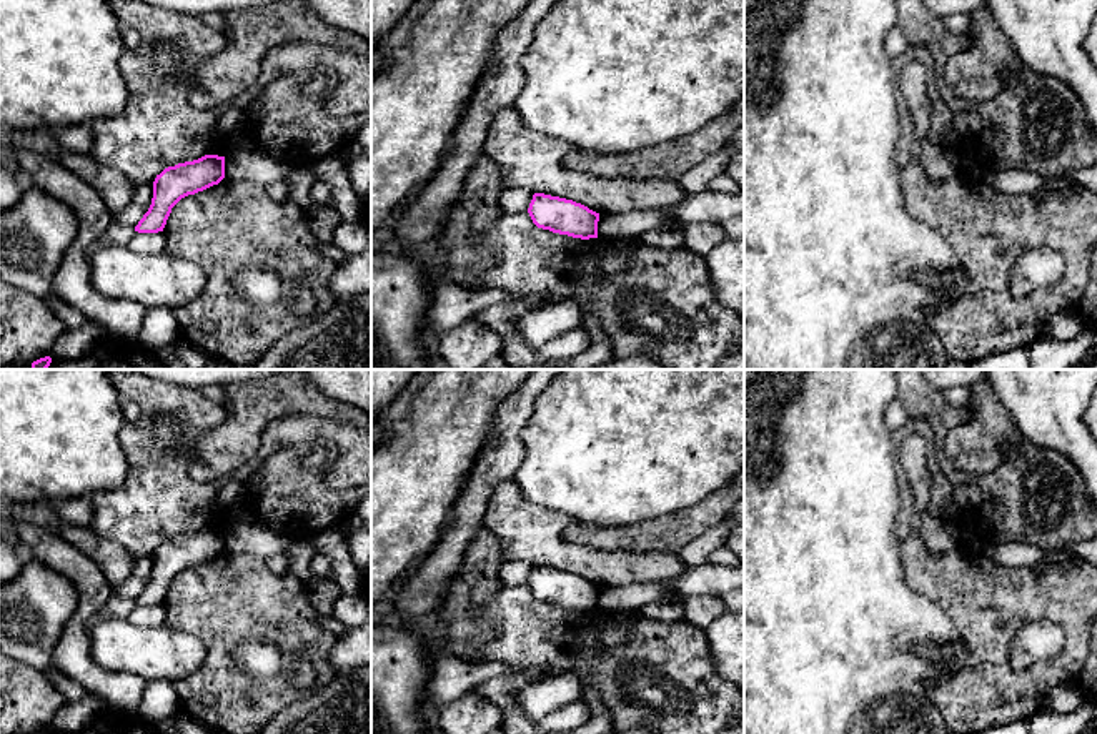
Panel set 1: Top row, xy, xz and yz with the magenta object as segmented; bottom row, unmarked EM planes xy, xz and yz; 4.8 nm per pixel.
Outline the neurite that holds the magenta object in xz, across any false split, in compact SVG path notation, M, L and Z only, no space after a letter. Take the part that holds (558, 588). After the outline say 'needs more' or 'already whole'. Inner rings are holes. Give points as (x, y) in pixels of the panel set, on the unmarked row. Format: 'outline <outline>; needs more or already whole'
outline M534 566L528 586L538 601L573 611L598 611L599 586L573 573Z; already whole

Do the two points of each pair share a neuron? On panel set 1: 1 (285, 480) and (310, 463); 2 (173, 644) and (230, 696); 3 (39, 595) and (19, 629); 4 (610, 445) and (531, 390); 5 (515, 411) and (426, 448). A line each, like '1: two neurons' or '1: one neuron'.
1: two neurons
2: two neurons
3: one neuron
4: two neurons
5: two neurons

